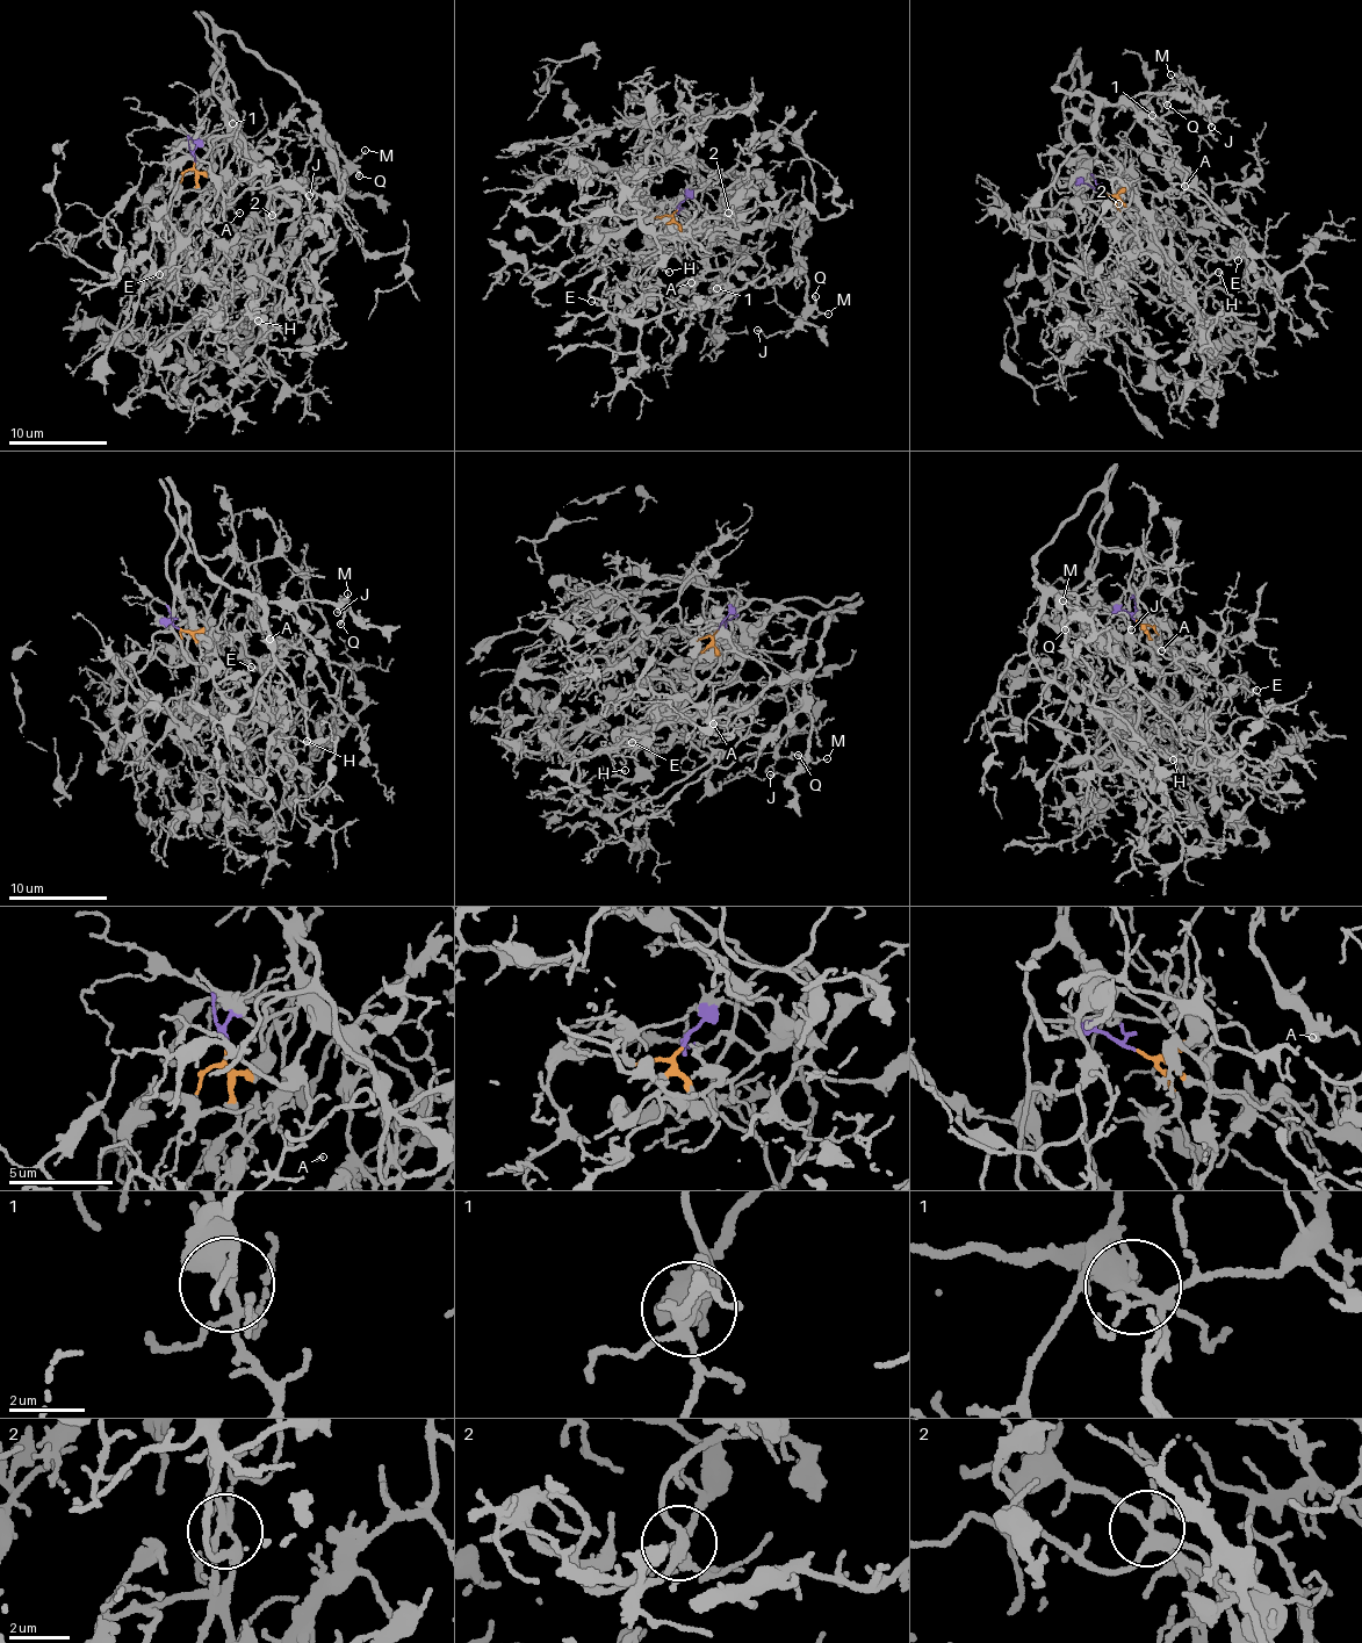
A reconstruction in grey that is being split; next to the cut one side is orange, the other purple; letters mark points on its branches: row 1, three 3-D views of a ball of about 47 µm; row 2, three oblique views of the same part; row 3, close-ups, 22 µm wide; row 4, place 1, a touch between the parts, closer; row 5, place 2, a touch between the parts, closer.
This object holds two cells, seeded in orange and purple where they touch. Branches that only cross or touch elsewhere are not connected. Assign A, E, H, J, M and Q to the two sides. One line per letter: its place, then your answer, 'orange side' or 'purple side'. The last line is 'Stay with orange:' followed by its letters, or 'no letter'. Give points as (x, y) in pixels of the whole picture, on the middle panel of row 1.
A: at (691, 282); purple side
E: at (591, 301); orange side
H: at (669, 272); purple side
J: at (757, 330); purple side
M: at (828, 314); purple side
Q: at (815, 296); purple side
Stay with orange: E

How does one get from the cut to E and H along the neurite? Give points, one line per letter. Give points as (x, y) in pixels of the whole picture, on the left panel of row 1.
E: (194, 160), (201, 193), (185, 210), (191, 210), (195, 220), (187, 238), (186, 271), (160, 274)
H: (194, 160), (202, 138), (220, 129), (267, 180), (273, 214), (268, 238), (239, 321), (250, 330), (257, 321)

